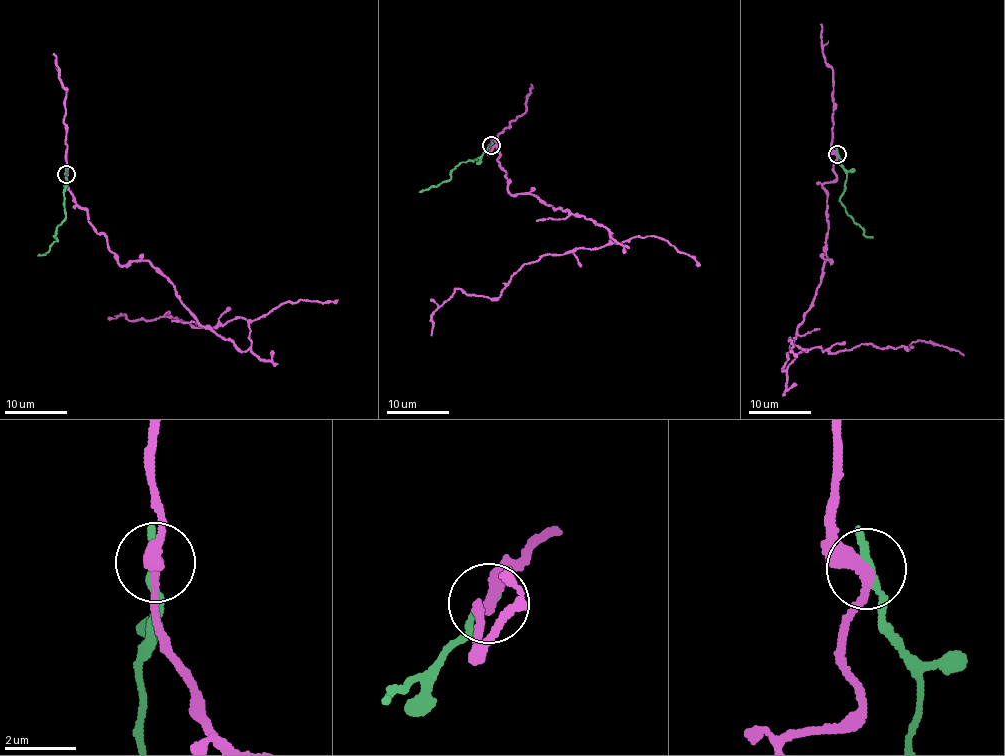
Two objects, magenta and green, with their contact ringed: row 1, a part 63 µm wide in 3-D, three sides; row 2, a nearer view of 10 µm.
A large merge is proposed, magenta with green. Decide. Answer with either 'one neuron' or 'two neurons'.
two neurons

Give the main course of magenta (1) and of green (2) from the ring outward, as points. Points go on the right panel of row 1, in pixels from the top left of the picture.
1: (837, 154), (822, 185), (830, 263), (782, 371), (820, 346), (924, 340), (964, 354)
2: (837, 154), (846, 172), (840, 201), (864, 235), (873, 237)

